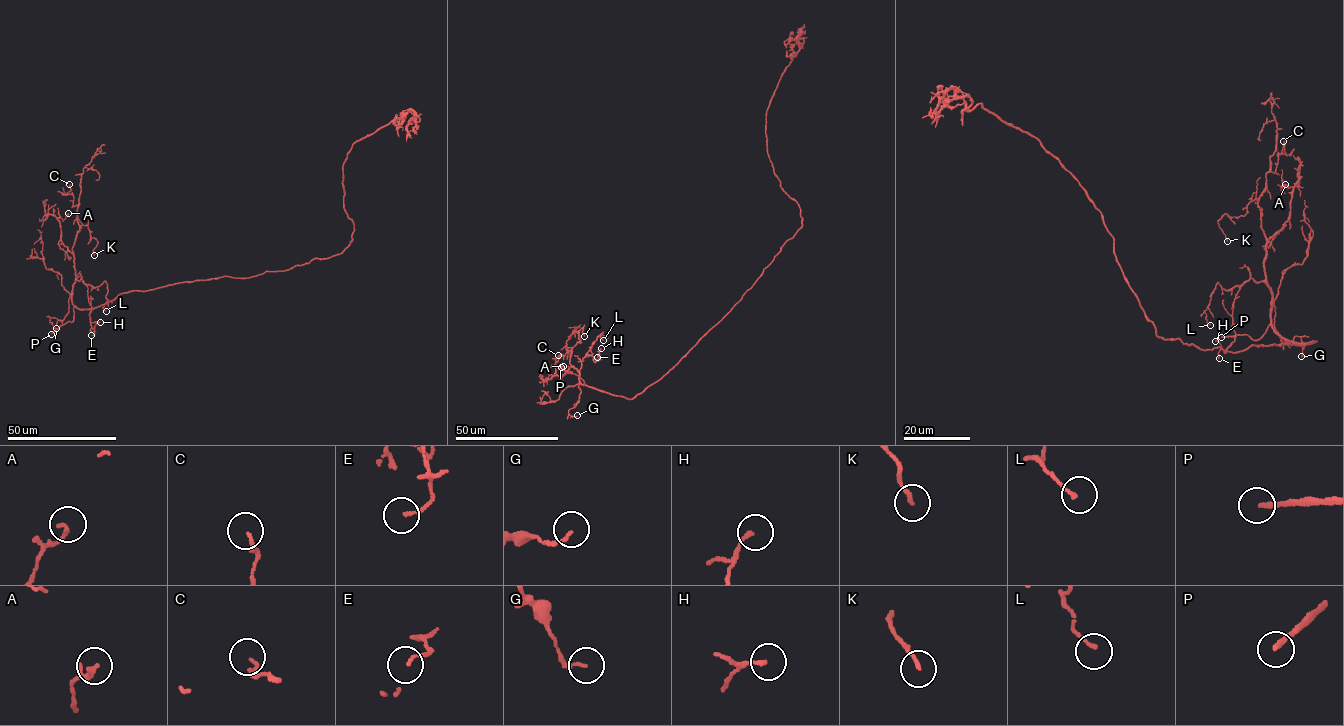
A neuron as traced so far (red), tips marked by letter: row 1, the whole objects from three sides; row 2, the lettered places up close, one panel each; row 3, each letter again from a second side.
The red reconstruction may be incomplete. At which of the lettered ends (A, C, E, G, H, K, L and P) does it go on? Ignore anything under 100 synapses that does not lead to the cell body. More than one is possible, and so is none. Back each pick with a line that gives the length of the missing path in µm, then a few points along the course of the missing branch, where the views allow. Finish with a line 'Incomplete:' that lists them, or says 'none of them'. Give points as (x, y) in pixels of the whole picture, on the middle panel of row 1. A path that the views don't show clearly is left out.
P: Missing length about 45 µm. Course of what is missing: (561, 367), (541, 357), (521, 339), (521, 336), (511, 336), (509, 343)
Incomplete: P

